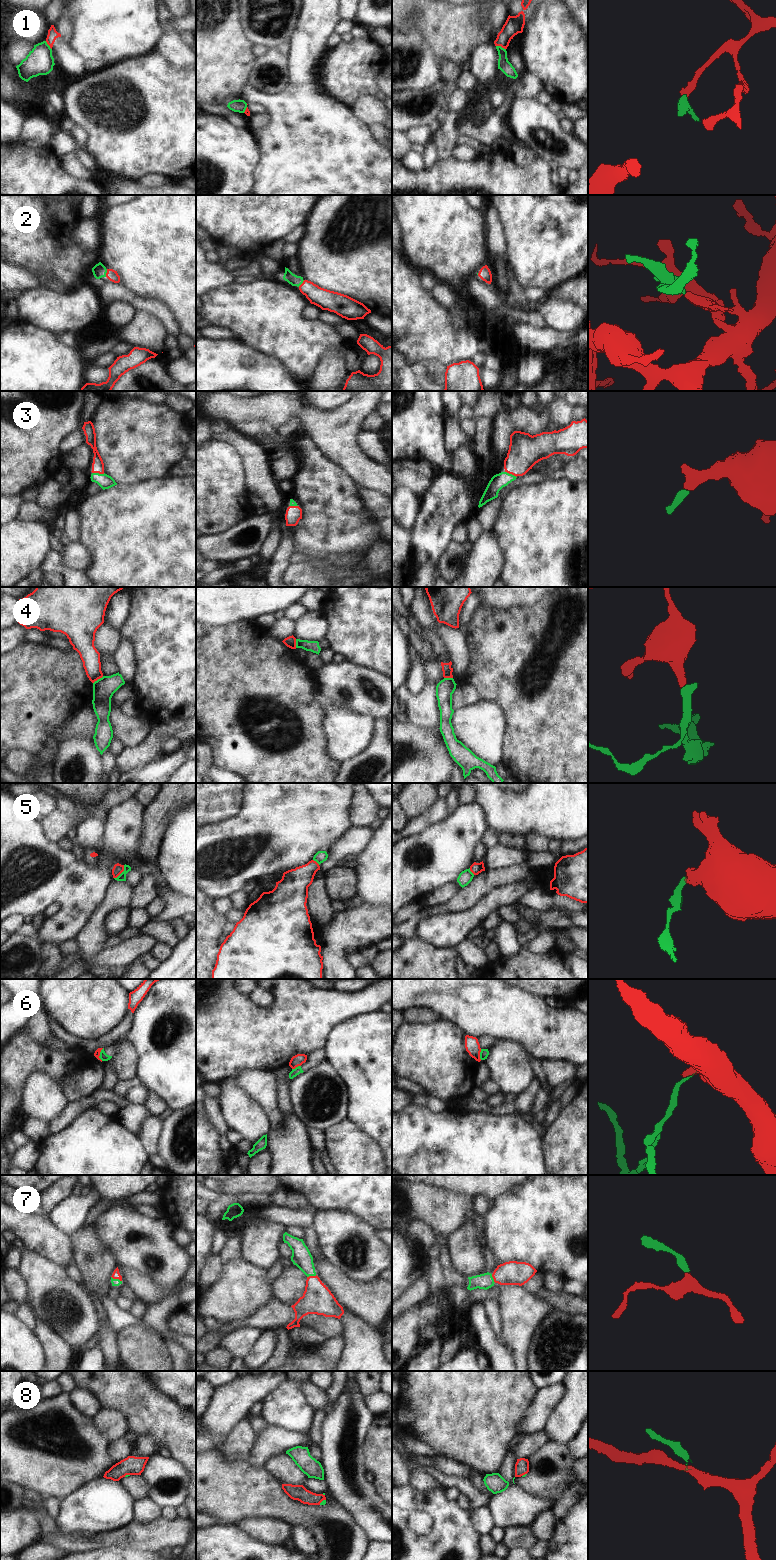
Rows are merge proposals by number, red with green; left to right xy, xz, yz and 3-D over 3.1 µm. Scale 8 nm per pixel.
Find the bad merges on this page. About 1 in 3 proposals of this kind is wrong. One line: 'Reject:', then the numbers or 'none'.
Reject: 1, 4, 5, 6, 8

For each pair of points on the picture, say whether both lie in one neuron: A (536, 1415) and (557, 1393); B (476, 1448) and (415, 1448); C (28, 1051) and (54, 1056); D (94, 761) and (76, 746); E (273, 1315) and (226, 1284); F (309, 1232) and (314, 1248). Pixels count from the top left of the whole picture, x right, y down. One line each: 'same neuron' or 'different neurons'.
A: same neuron
B: different neurons
C: same neuron
D: same neuron
E: different neurons
F: same neuron

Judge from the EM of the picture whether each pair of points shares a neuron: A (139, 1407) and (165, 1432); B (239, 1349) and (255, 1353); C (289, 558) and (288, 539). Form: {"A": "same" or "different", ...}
{"A": "same", "B": "different", "C": "same"}

